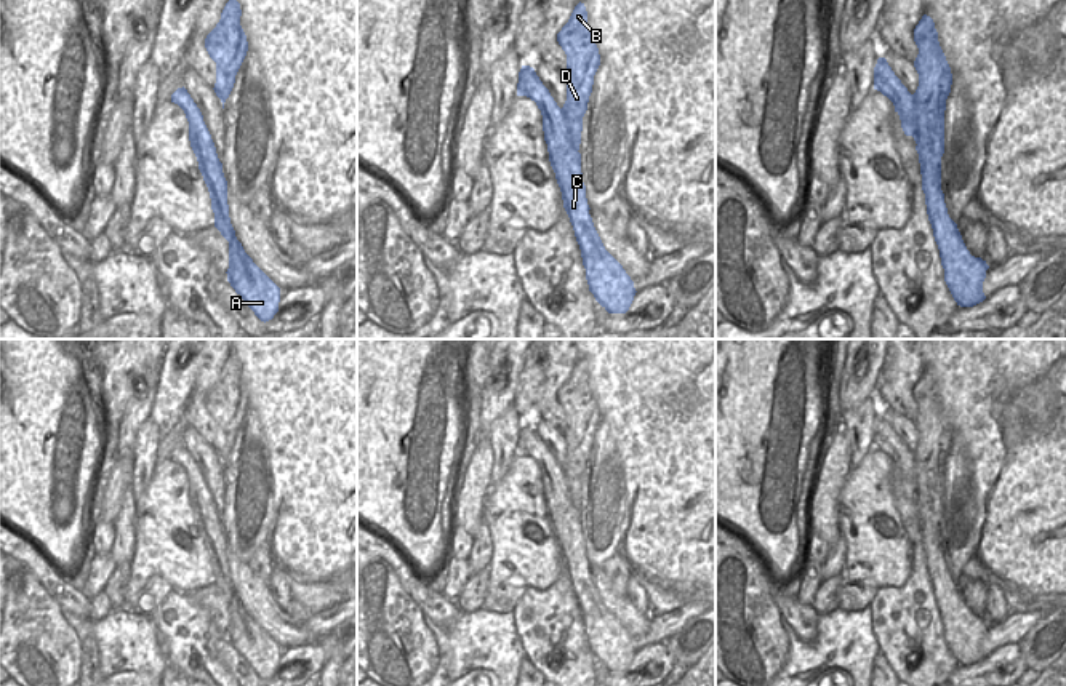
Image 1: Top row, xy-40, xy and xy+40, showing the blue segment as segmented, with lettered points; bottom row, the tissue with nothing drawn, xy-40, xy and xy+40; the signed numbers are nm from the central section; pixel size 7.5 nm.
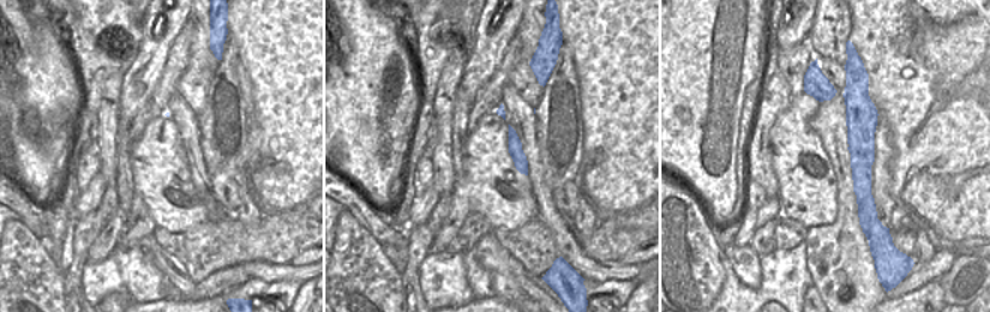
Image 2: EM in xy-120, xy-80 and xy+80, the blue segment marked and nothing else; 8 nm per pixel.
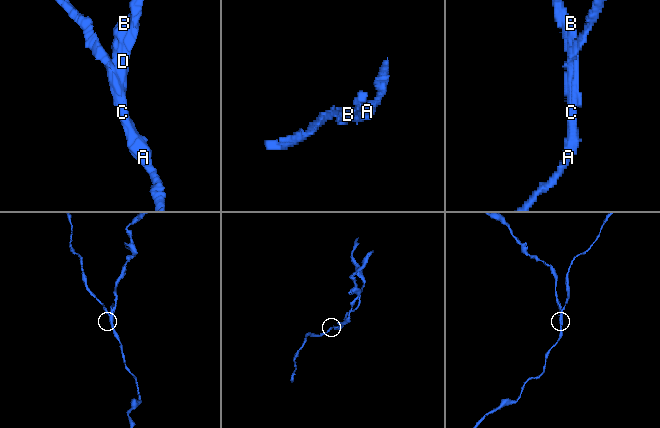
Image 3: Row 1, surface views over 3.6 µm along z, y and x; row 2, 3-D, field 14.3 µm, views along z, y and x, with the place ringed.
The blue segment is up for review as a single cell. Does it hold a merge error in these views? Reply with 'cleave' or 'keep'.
cleave

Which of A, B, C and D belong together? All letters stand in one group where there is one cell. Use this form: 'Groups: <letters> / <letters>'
Groups: A C / B D.

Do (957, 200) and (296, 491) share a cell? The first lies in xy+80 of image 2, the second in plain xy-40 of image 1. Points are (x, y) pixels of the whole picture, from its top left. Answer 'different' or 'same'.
same

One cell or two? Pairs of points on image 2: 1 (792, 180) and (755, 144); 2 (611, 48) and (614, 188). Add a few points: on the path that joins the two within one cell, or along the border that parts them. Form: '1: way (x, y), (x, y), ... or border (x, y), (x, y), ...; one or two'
1: border (773, 126), (770, 129), (771, 167), (779, 197); two
2: way (614, 83), (614, 153); one

